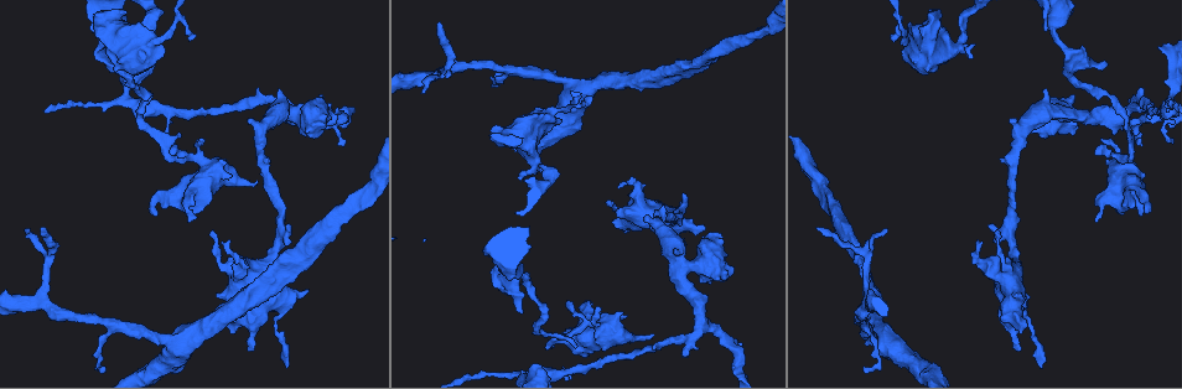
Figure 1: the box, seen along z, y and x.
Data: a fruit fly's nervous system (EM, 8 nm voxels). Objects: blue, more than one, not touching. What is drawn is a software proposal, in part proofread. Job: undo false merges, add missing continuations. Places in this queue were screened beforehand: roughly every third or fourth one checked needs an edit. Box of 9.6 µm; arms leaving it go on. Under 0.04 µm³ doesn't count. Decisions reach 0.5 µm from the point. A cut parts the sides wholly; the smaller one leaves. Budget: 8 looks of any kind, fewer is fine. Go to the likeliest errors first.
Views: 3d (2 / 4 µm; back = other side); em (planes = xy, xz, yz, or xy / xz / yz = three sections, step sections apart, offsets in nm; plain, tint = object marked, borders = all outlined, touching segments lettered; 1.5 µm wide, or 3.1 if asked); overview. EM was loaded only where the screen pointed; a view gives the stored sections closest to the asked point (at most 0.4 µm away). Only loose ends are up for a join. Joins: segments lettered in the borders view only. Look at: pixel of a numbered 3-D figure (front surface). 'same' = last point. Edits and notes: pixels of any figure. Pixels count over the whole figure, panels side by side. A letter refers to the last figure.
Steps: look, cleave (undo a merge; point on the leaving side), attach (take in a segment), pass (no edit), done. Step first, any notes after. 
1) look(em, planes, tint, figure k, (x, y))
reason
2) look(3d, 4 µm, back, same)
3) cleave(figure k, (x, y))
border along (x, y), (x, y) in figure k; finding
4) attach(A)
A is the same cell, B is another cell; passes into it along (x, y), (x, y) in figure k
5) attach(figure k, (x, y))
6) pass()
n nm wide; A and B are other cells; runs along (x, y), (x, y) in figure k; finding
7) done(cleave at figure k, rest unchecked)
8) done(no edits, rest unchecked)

look(3d, 4 µm, figure 1, (285, 364))
an open end

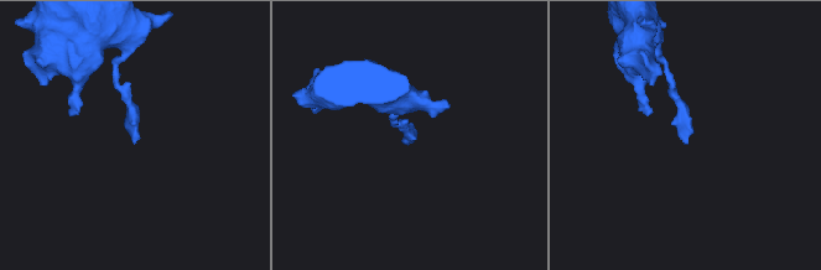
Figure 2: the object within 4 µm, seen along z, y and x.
look(em, planes, tint, figure 2, (134, 143))

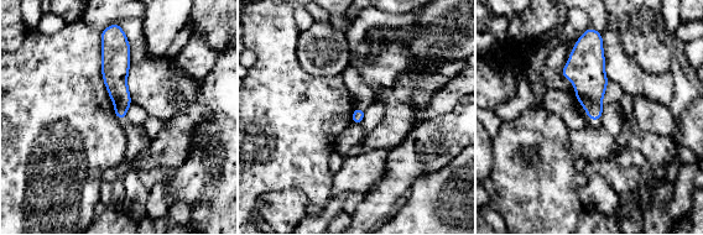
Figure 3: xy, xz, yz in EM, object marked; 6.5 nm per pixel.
look(em, planes, borders, same)

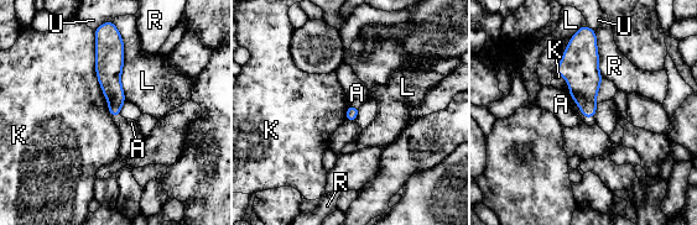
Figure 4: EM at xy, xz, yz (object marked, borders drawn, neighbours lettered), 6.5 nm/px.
attach(A)
80 nm wide; K touches over 550 nm; A is the same cell, K, L, R and U are other cells; it goes on there

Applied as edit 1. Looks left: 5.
look(overview)

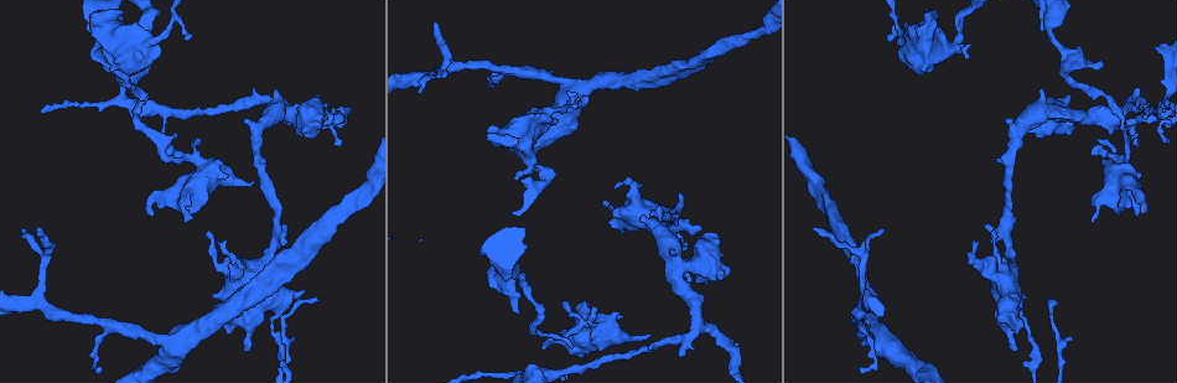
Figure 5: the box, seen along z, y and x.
look(3d, 4 µm, figure 5, (567, 85))
a narrow waist

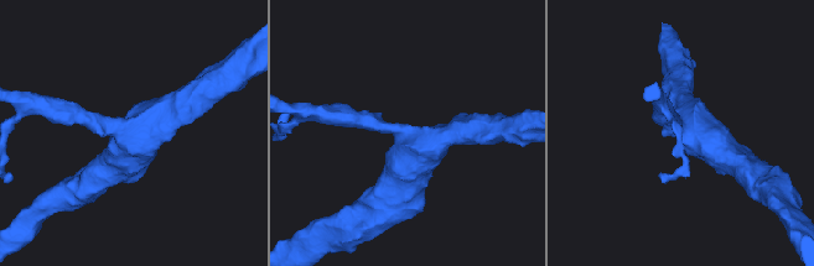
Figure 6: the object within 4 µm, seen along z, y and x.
look(em, planes, borders, figure 6, (405, 134))

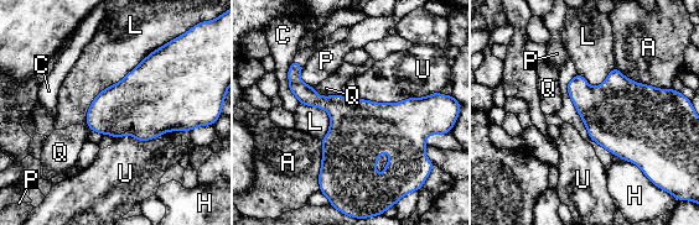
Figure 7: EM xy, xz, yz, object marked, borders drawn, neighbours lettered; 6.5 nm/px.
pass()
400 nm wide; A, C, H, L, P, Q and U are other cells; border along (439, 92), (392, 103), (360, 98) in figure 7; continuous, no second neuron

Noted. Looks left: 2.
look(em, planes, borders, figure 5, (560, 339))
abrupt turn

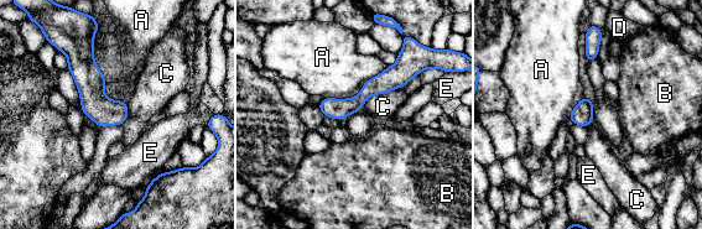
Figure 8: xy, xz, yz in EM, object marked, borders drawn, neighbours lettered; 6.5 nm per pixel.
pass()
A, B, C, D and E are other cells; border along (388, 66), (357, 94), (324, 98) in figure 8; continuous, no second neuron

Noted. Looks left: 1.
done(attach at figure 4, rest unchecked)

